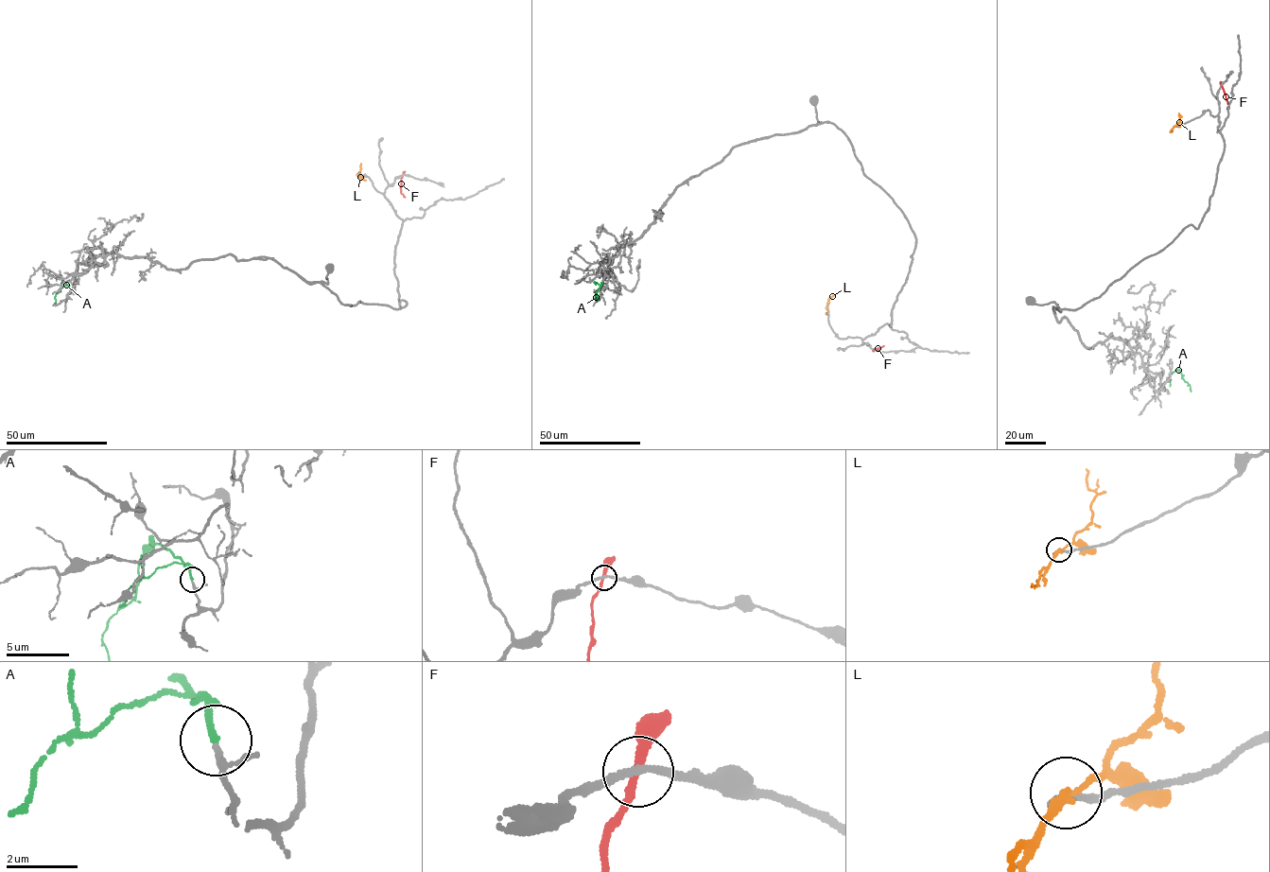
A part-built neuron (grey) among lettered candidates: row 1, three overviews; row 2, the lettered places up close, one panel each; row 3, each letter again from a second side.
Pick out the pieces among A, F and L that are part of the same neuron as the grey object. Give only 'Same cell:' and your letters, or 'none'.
Same cell: A

